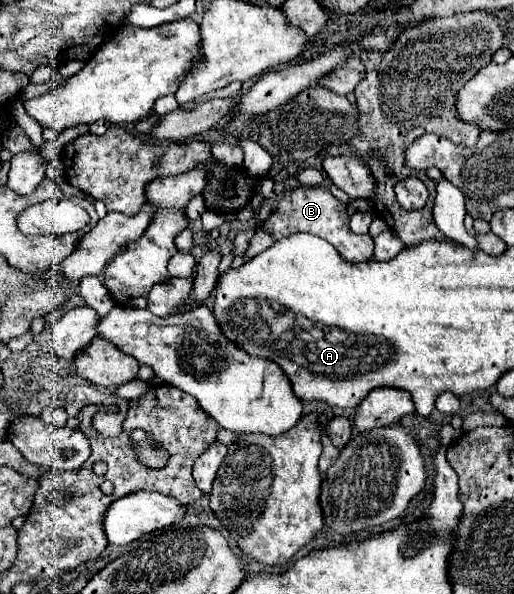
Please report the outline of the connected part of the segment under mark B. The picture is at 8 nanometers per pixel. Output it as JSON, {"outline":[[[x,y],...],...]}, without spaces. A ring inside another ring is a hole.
{"outline":[[[309,186],[309,188],[295,188],[291,192],[285,192],[285,196],[279,200],[277,210],[259,226],[249,240],[249,248],[245,252],[245,262],[255,258],[259,252],[273,246],[279,238],[291,236],[293,232],[309,232],[319,238],[325,238],[329,244],[337,248],[337,252],[349,260],[349,262],[367,262],[373,256],[373,238],[369,234],[359,236],[353,234],[349,228],[349,222],[345,220],[345,204],[339,202],[329,188],[325,186]]]}

